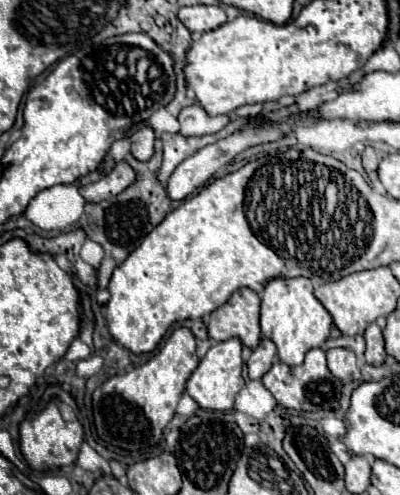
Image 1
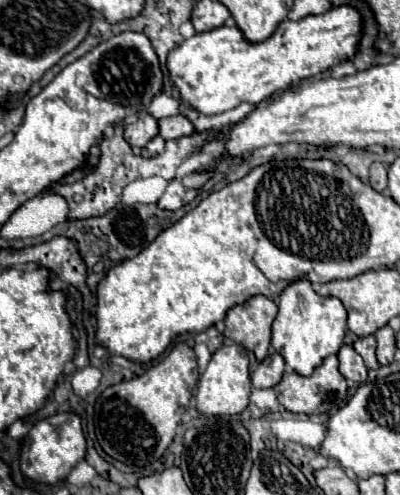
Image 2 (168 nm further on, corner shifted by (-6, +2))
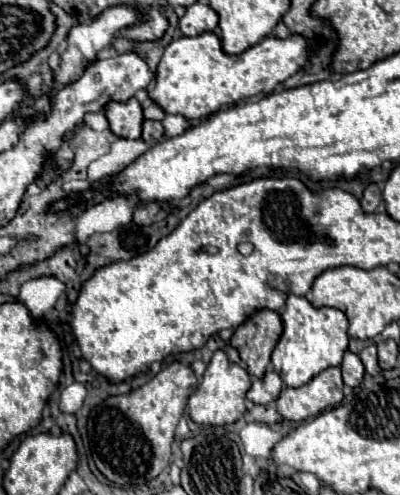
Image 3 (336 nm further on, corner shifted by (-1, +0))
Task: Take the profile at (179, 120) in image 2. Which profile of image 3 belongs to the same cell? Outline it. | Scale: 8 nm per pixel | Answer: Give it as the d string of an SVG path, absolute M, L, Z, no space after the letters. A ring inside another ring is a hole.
M144 119L144 123L142 123L142 137L140 139L146 145L150 145L150 143L160 141L162 137L164 137L164 129L162 129L160 121L148 121L148 119Z

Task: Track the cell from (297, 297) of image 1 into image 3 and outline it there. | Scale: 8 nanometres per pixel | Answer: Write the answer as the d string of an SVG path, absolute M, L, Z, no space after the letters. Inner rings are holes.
M288 295L282 323L284 331L272 353L272 369L288 387L302 387L314 375L342 363L342 355L348 349L348 319L342 311L332 307L316 309L306 297Z

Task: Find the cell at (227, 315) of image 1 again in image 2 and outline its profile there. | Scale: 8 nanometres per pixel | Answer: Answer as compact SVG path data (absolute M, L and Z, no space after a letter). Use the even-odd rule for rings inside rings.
M255 295L241 305L235 305L225 315L225 337L255 353L263 361L269 351L271 323L277 315L277 305L265 297Z

